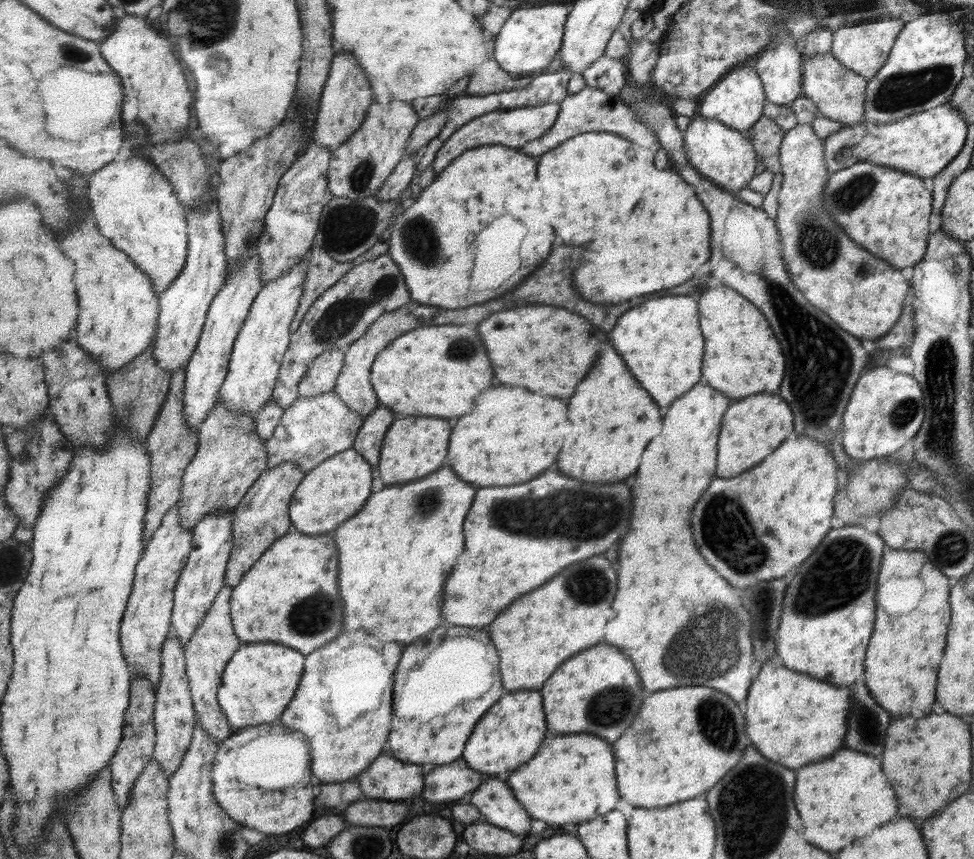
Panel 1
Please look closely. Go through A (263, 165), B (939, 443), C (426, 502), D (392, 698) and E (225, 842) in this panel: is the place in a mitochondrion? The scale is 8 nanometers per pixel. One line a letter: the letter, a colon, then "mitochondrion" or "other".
A: other
B: mitochondrion
C: mitochondrion
D: other
E: mitochondrion

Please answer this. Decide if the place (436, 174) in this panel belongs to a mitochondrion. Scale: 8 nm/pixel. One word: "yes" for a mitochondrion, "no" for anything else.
no

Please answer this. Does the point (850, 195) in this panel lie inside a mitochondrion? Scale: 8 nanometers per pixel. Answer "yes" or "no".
yes

